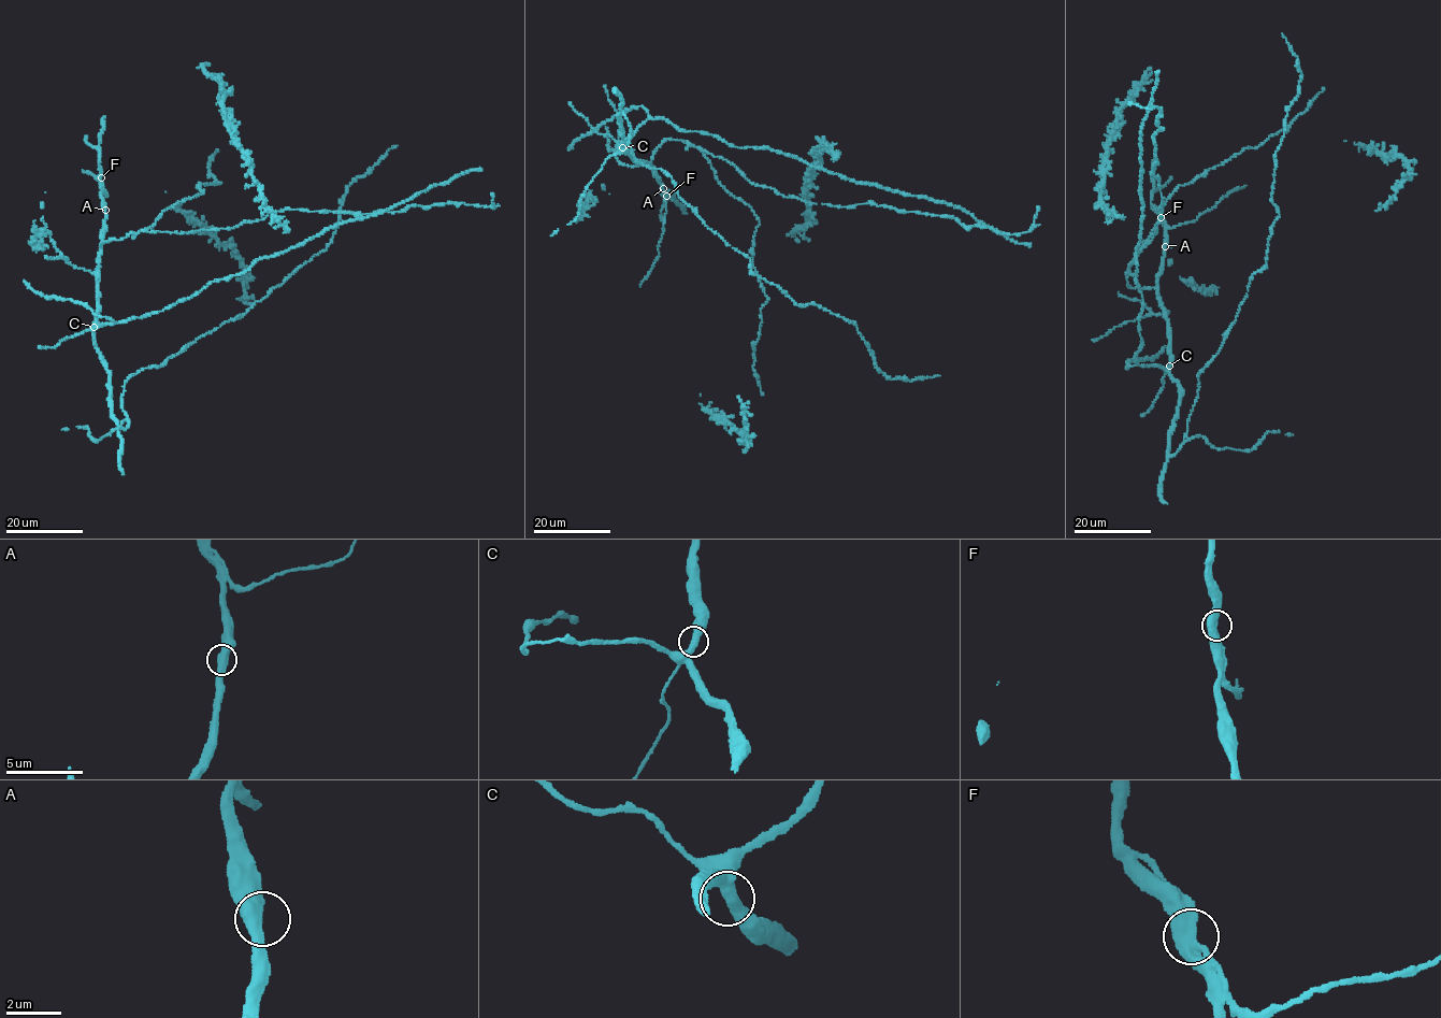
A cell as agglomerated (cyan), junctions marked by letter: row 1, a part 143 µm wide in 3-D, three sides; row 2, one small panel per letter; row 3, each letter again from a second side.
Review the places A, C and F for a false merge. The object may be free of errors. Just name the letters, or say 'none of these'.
none of these

